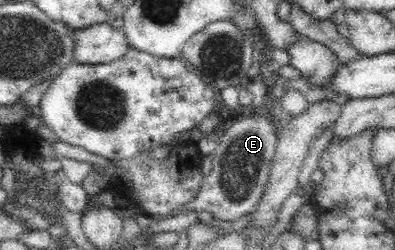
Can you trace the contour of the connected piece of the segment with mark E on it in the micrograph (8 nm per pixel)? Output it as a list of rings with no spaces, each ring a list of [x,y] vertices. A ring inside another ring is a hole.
[[[255,114],[254,117],[235,120],[231,127],[223,129],[223,135],[217,141],[215,150],[212,153],[211,171],[209,175],[204,177],[199,193],[182,208],[170,211],[170,217],[191,211],[207,211],[207,213],[211,213],[214,220],[227,221],[227,223],[233,224],[237,219],[241,219],[243,215],[250,213],[263,195],[265,184],[269,179],[271,164],[275,157],[277,142],[277,127],[268,116]]]

